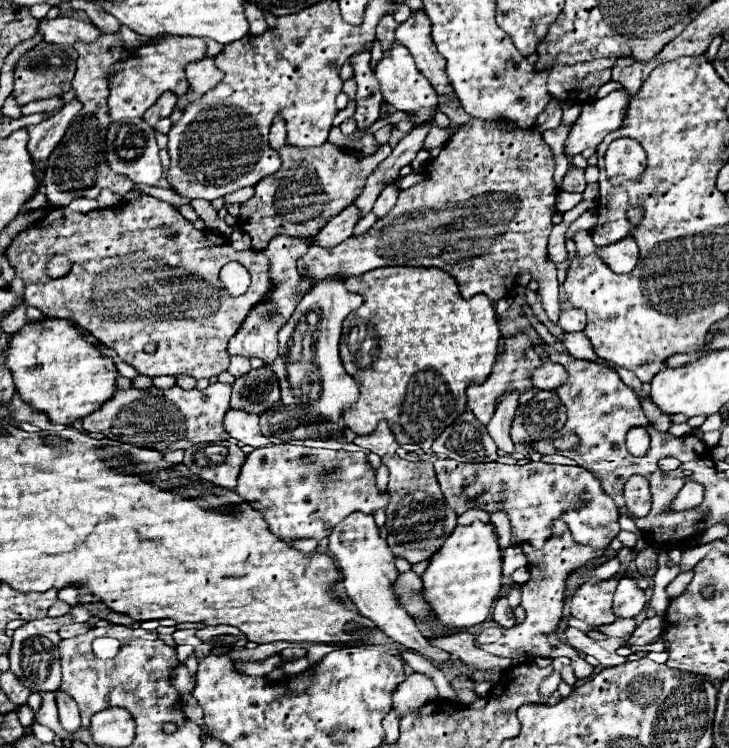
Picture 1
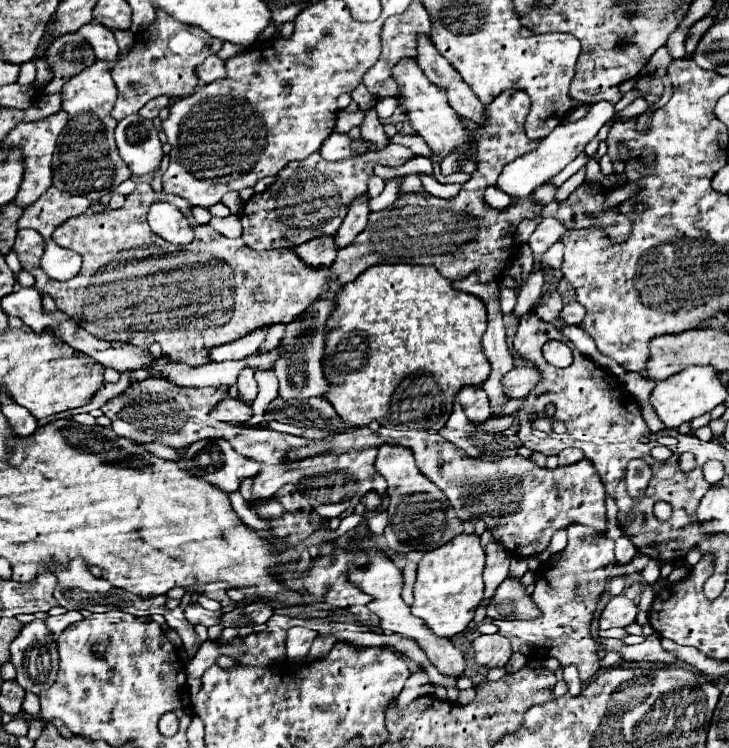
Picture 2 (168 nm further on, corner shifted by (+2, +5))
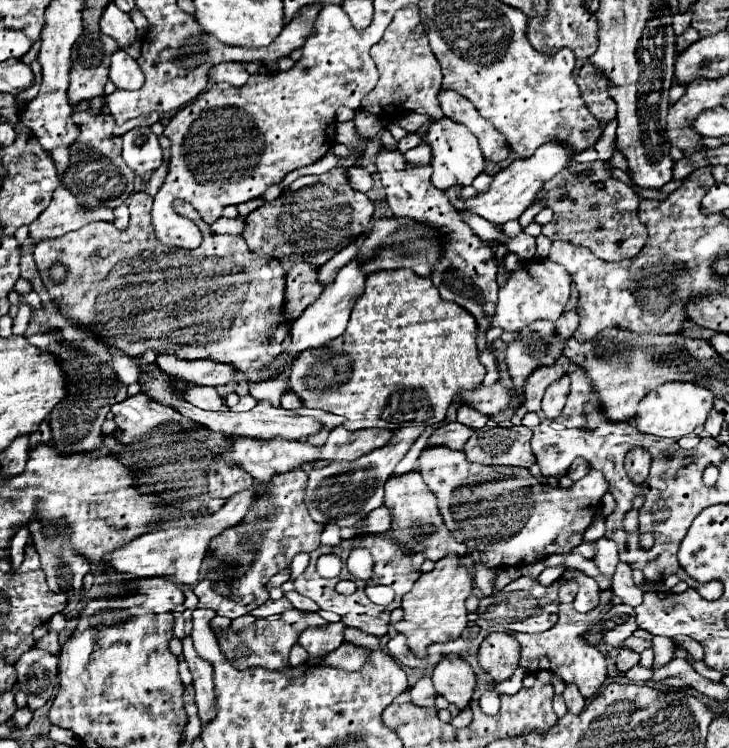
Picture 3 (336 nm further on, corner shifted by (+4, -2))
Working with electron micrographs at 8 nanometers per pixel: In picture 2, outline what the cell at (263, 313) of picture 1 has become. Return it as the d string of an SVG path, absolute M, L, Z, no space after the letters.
M261 326L261 328L257 328L257 330L249 332L249 334L245 334L243 338L237 338L235 342L217 346L217 348L211 352L211 360L213 360L213 362L223 362L223 360L243 360L243 358L255 354L257 348L261 346L261 342L265 340L269 328L271 328L271 326Z

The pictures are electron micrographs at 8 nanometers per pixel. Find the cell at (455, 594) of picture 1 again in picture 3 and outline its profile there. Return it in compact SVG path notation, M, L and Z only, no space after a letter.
M471 555L443 557L441 561L435 563L435 569L431 573L421 573L411 591L403 595L401 601L403 619L395 623L395 629L397 633L403 633L407 637L407 647L417 657L421 659L427 657L427 647L431 643L445 643L461 637L463 629L469 623L465 599L473 593L473 579L469 575L471 567L473 567Z

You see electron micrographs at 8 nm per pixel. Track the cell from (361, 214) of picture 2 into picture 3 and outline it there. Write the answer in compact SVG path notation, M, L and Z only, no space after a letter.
M351 243L349 247L345 247L345 249L341 249L339 253L335 253L335 255L319 269L319 273L317 273L319 283L321 283L323 287L329 285L329 283L333 283L335 277L337 277L337 273L339 273L339 269L341 269L343 265L347 265L347 261L351 261L351 257L355 257L355 255L357 255L357 243Z

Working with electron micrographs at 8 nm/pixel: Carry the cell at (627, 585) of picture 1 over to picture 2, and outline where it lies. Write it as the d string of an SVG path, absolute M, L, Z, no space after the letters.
M611 598L599 618L601 628L611 628L611 626L627 626L635 622L637 616L637 604L629 598Z

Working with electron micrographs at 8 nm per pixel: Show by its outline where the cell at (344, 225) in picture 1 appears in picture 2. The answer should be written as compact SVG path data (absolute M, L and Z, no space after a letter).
M317 236L295 248L297 256L309 266L329 266L337 256L335 236Z

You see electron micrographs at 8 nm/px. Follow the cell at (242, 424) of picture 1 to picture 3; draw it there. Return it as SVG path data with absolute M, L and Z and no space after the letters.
M189 383L185 387L183 397L187 401L191 401L193 405L197 405L201 409L207 409L207 411L227 411L229 409L213 387L199 387L199 385L191 385Z

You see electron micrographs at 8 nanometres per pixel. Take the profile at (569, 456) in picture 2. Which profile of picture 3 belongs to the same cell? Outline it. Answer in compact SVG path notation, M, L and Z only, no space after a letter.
M575 459L573 465L571 465L571 469L569 469L569 477L571 477L573 481L579 481L579 479L583 479L583 477L587 475L589 469L591 469L591 467L589 467L589 463L587 463L585 459Z

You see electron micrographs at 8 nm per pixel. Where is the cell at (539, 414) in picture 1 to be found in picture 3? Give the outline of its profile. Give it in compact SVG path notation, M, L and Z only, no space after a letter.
M457 421L445 425L445 427L439 427L431 433L431 437L427 439L427 447L435 447L435 445L441 445L441 447L449 447L449 449L463 449L463 445L467 443L467 439L471 437L471 429L467 429L465 425L459 425Z

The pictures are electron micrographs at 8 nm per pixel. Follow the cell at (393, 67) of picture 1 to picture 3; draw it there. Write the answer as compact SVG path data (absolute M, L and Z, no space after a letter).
M443 117L439 121L433 121L425 139L433 149L431 167L433 167L433 183L437 185L437 189L449 189L453 185L463 185L463 187L471 185L473 179L483 173L485 159L483 159L481 149L477 145L477 137L469 129L465 129L463 125Z

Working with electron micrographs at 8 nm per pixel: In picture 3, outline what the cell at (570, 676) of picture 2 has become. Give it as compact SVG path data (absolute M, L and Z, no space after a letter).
M567 685L563 697L565 697L565 703L567 703L567 707L569 707L571 713L577 715L577 713L581 713L585 709L585 699L579 693L579 689L575 689L575 685Z

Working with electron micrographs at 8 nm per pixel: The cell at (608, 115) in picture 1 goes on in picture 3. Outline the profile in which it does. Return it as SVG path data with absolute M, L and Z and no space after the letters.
M547 143L543 147L537 149L537 153L533 153L527 159L515 159L509 167L501 169L495 177L493 183L489 185L487 191L477 191L471 199L455 201L455 209L459 211L467 211L473 215L479 215L487 221L491 221L493 225L503 225L509 219L519 219L519 215L533 203L537 191L541 189L541 183L549 181L553 175L557 175L557 171L561 171L567 161L571 159L571 151L567 149L567 145L555 145L555 143Z

